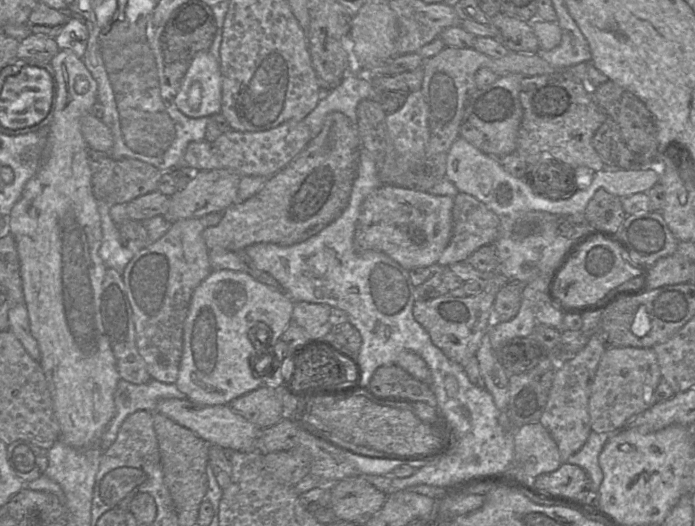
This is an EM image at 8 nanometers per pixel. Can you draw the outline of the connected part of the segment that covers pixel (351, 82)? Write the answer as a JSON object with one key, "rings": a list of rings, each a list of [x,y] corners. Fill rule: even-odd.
{"rings":[[[348,72],[335,88],[323,92],[317,106],[303,119],[312,136],[316,136],[322,128],[325,117],[332,112],[340,112],[350,121],[357,124],[357,106],[365,99],[377,100],[378,92],[372,82],[359,72]]]}

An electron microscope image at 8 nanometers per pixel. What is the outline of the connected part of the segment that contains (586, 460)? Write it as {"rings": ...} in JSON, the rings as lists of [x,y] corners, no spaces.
{"rings":[[[591,431],[582,448],[571,455],[567,462],[578,465],[587,471],[591,478],[591,491],[599,490],[603,481],[603,472],[599,466],[599,455],[611,434],[597,434]]]}

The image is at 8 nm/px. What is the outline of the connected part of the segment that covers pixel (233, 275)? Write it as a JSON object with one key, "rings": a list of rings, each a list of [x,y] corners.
{"rings":[[[213,270],[193,292],[184,322],[183,353],[177,388],[187,399],[204,405],[229,405],[233,400],[262,386],[260,372],[262,352],[280,340],[292,323],[294,301],[284,292],[257,281],[246,271]]]}

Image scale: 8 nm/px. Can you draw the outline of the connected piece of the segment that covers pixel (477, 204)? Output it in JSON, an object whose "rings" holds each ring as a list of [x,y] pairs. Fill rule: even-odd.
{"rings":[[[459,192],[454,198],[452,209],[453,229],[450,241],[438,261],[439,267],[465,261],[473,252],[484,245],[493,244],[498,237],[500,218],[484,203],[470,194]]]}

